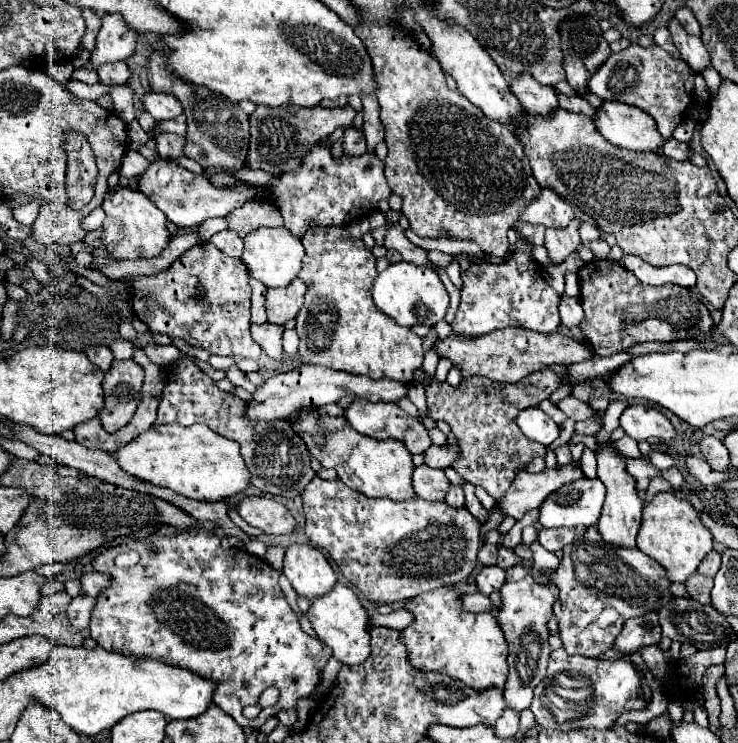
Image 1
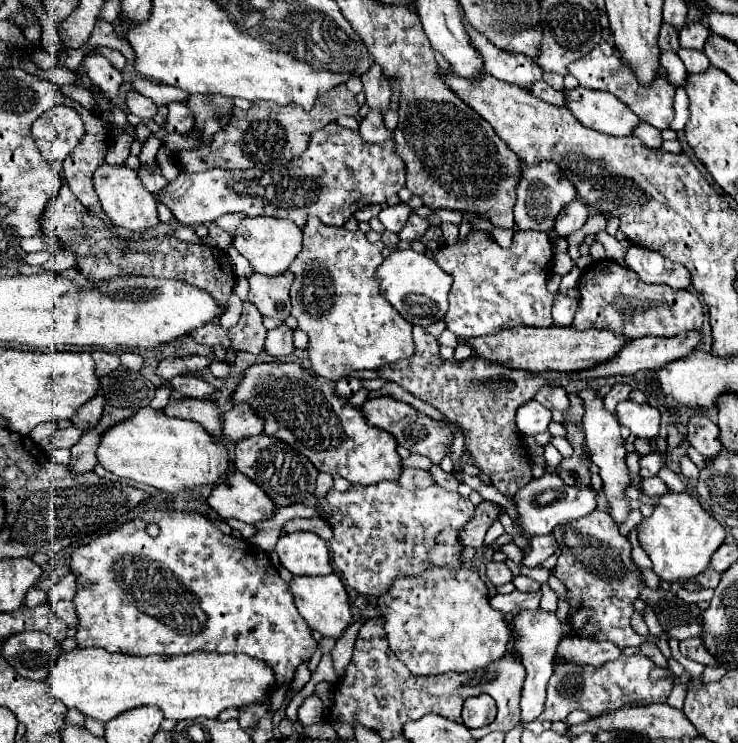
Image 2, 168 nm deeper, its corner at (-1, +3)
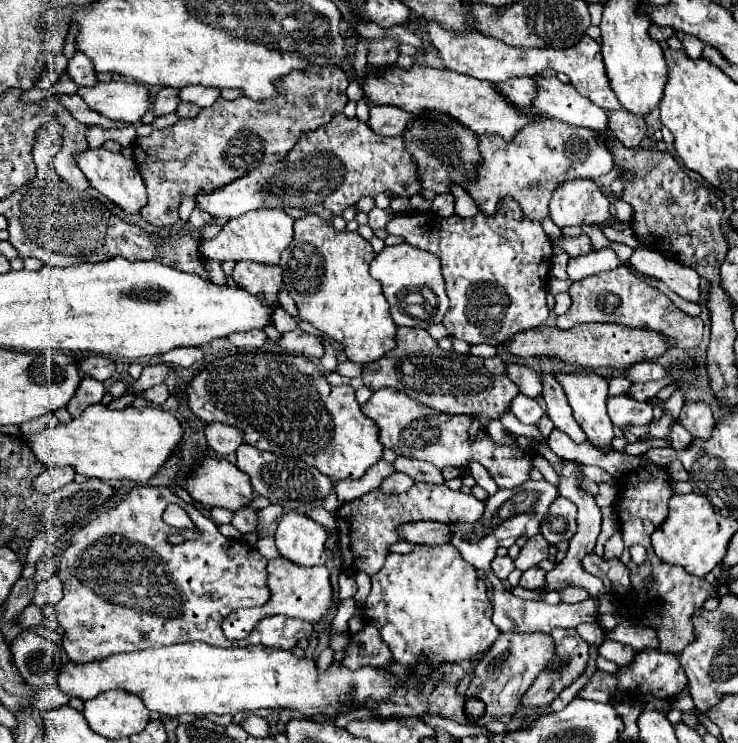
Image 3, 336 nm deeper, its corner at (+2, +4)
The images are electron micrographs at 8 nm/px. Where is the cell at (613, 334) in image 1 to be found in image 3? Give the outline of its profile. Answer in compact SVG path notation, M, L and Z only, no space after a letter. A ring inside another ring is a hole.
M623 266L573 282L569 288L569 296L573 300L571 308L567 310L567 314L557 318L557 326L561 330L573 328L575 324L583 324L583 322L615 322L631 328L657 330L667 338L671 338L673 348L679 346L679 348L691 350L701 342L701 334L703 334L701 318L685 314L663 292L651 288L647 282L633 276Z

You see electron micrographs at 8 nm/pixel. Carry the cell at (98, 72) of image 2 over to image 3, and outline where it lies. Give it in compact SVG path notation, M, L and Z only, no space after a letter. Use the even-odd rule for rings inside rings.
M75 52L73 58L69 60L69 64L67 64L67 74L69 74L69 78L71 78L77 86L93 86L93 84L97 84L93 64L91 64L89 58L87 58L85 54L81 54L81 52Z

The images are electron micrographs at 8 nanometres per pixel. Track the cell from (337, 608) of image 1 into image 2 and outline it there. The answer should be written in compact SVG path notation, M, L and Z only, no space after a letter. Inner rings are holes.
M330 573L324 577L294 577L290 581L290 591L294 593L298 613L304 617L310 629L318 631L322 637L330 637L338 641L352 625L354 617L348 601L348 591L336 573Z

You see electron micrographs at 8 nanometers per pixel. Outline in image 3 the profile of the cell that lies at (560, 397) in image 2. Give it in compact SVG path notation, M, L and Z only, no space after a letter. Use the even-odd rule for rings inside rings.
M505 362L505 368L507 368L509 378L517 382L521 394L529 398L537 398L541 394L541 378L535 374L533 368L523 366L523 364L511 364L511 362Z

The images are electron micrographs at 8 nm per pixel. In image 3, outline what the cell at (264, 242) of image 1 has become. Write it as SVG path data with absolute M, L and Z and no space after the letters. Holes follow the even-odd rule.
M261 208L245 212L239 218L229 220L223 230L211 238L211 240L199 240L199 250L205 258L217 258L217 260L255 260L261 264L279 264L281 252L287 248L287 244L293 238L293 218L289 218L283 210L273 208Z

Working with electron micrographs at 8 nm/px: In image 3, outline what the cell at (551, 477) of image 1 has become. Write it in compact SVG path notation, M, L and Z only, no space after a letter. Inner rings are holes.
M411 522L401 526L397 530L401 534L401 540L409 544L447 544L451 538L451 532L441 522Z

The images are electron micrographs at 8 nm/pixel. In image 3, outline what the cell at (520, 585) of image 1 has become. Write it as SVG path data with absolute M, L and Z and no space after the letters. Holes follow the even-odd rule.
M529 568L527 572L523 572L519 586L525 588L543 588L545 586L545 570L543 568Z

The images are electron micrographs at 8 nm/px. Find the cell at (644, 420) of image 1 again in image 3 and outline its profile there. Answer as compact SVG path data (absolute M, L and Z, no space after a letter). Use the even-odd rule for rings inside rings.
M625 394L611 396L607 400L609 404L609 418L613 426L627 428L627 426L645 426L653 420L653 410L647 402L637 402L635 398L629 398Z

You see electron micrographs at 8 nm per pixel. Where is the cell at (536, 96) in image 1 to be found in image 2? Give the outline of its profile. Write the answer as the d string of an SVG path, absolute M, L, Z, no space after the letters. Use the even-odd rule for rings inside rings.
M468 21L466 23L466 31L470 35L472 45L482 53L484 57L484 65L486 65L486 73L494 75L496 79L514 83L518 87L532 87L534 81L542 79L542 69L526 55L510 55L498 47L494 47L484 35L480 35L478 31L474 31L470 27Z

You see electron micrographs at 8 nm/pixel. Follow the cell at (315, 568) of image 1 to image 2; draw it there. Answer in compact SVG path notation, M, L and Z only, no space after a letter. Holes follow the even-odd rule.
M300 531L282 535L276 543L276 553L280 557L280 563L296 577L332 573L328 547L316 533Z

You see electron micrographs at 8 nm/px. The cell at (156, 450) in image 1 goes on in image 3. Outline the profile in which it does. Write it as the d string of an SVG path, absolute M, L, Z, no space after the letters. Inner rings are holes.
M103 404L89 406L71 422L57 422L37 434L27 434L25 440L33 454L47 468L71 466L77 474L99 480L133 480L147 484L157 474L161 464L177 448L183 438L183 428L175 416L155 406L127 406L123 410L109 410Z

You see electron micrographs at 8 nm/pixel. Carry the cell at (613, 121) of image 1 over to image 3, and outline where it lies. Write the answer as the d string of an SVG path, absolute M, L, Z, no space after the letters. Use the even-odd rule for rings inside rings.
M531 76L537 86L537 96L531 106L555 120L585 126L591 130L607 128L607 114L603 108L589 102L589 98L581 96L571 84L559 82L555 76Z

